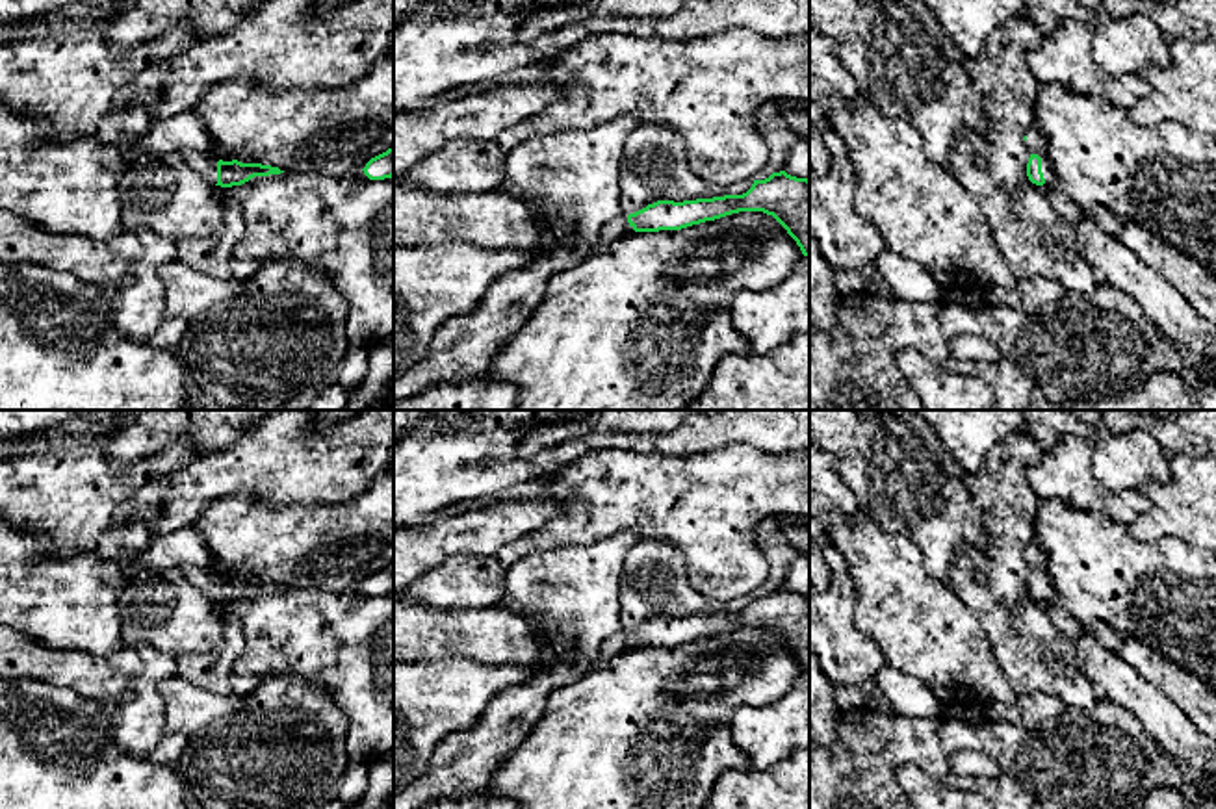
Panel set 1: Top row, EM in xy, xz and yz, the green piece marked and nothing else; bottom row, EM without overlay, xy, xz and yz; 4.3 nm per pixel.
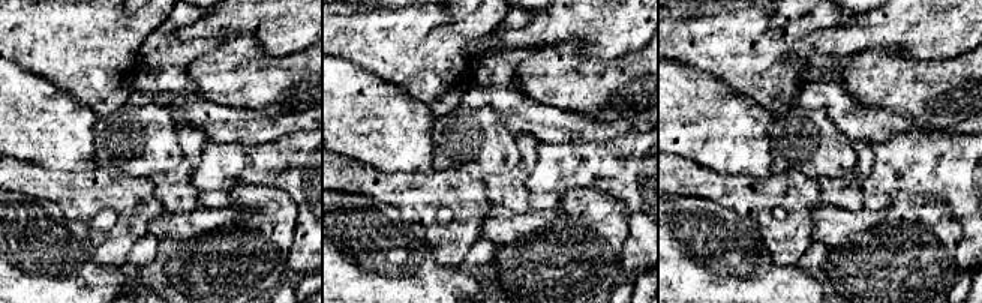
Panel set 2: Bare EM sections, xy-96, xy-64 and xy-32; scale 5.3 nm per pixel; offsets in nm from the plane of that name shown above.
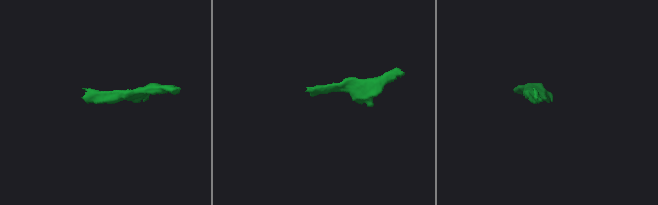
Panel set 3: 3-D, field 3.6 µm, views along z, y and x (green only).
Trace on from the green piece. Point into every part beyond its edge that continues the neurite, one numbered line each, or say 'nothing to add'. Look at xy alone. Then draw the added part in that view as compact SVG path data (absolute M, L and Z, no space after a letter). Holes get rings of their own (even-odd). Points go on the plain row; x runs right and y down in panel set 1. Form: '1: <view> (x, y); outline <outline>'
1: xy (186, 550); outline M193 525L152 536L137 559L137 568L178 568L212 599L217 599L217 575L212 553Z

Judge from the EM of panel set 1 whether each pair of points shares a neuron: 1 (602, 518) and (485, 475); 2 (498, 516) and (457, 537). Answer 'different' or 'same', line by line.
1: different
2: same

